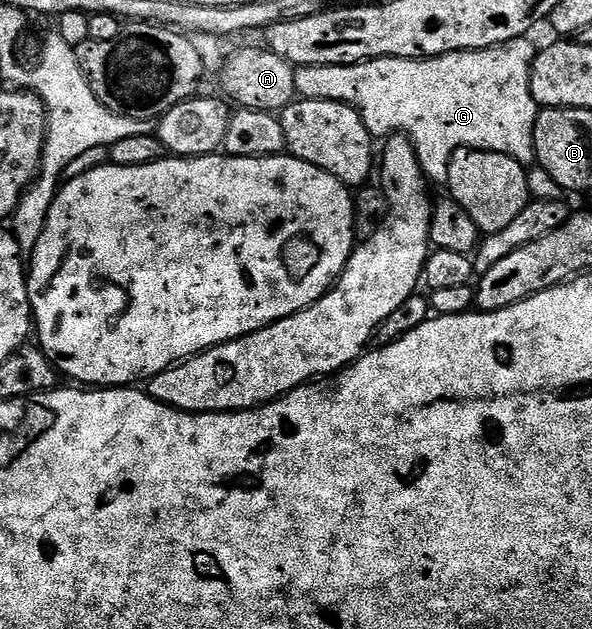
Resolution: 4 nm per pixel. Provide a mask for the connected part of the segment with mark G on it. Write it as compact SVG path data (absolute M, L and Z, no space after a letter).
M522 37L512 39L506 43L500 43L497 47L488 47L478 51L452 51L446 55L440 55L434 59L369 59L365 63L356 63L346 67L298 67L295 70L295 89L297 95L303 99L326 99L327 101L339 101L340 103L349 103L361 112L363 121L367 125L370 135L374 137L388 137L394 133L409 136L413 142L415 153L419 157L419 165L425 171L425 178L430 184L441 185L448 184L449 181L449 162L451 157L460 147L467 147L475 151L494 151L510 155L512 159L518 159L523 165L529 165L535 159L535 121L539 104L533 99L531 93L531 69L534 61L537 60L538 48L533 47L532 38Z

